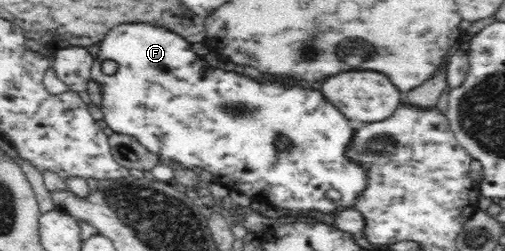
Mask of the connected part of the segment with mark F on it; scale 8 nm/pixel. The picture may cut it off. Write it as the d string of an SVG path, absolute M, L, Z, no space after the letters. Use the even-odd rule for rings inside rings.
M124 23L124 25L116 25L114 29L108 31L108 37L100 43L100 51L98 51L97 62L92 64L91 79L96 83L100 83L102 102L99 108L102 111L103 119L107 126L112 129L113 133L129 135L135 137L148 151L152 151L154 155L159 155L162 164L170 163L170 161L178 161L182 167L193 168L200 167L204 171L210 171L214 174L215 181L224 185L226 188L236 189L244 195L249 196L252 200L264 201L266 205L271 207L282 207L282 209L292 209L292 211L320 211L320 213L328 213L330 211L339 211L340 207L352 208L356 199L362 196L364 189L368 188L367 169L363 169L363 165L346 156L346 151L350 147L350 139L354 139L355 131L350 127L350 119L346 119L334 105L330 105L324 95L320 91L312 91L312 89L302 89L302 87L290 87L290 85L282 85L282 83L256 83L250 77L242 77L238 73L230 73L230 71L222 71L222 69L210 69L206 67L206 61L202 61L190 47L188 41L184 41L180 35L170 33L168 29L162 27L154 27L148 23ZM110 59L118 63L118 69L113 75L107 75L102 72L101 62ZM280 135L288 138L288 147L277 149L275 139ZM328 191L338 191L340 199L334 201L330 199L326 193Z

